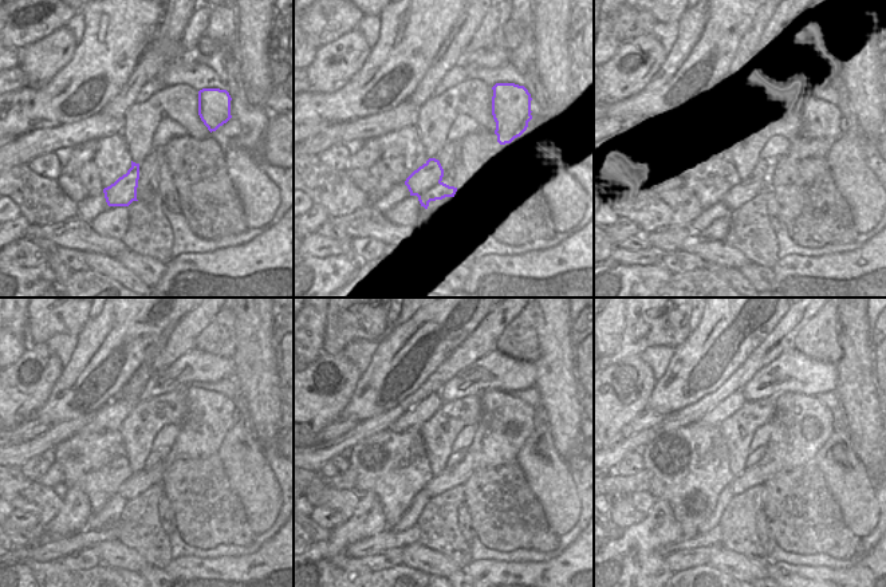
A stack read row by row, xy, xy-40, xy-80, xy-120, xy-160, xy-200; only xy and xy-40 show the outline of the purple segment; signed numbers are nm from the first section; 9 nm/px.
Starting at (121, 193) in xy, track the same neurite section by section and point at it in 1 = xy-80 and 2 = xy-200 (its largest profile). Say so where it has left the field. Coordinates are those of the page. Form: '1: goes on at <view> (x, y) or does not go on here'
1: goes on at xy-80 (741, 192)
2: goes on at xy-200 (800, 425)

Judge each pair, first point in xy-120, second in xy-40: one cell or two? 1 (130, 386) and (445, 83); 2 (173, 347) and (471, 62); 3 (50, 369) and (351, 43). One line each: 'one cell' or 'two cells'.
1: two cells
2: two cells
3: one cell

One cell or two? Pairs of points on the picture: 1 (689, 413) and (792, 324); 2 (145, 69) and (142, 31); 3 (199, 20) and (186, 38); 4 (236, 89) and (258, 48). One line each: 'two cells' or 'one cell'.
1: one cell
2: two cells
3: one cell
4: two cells

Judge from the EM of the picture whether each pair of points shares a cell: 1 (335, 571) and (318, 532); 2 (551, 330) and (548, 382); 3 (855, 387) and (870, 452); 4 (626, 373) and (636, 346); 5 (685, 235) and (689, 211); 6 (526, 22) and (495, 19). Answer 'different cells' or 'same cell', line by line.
1: different cells
2: same cell
3: same cell
4: different cells
5: different cells
6: different cells

